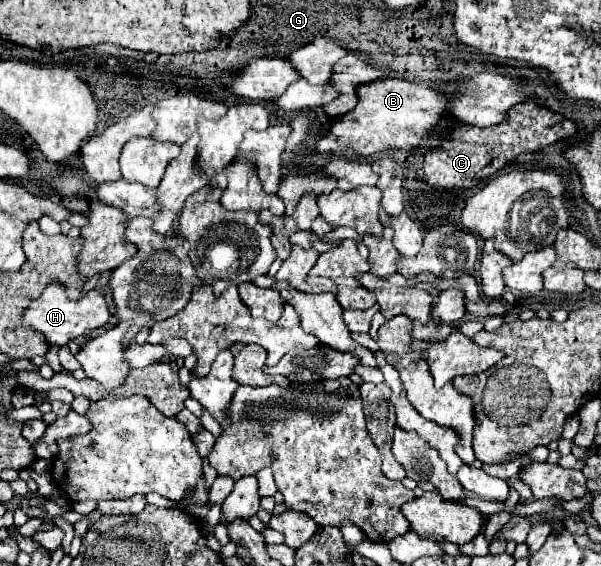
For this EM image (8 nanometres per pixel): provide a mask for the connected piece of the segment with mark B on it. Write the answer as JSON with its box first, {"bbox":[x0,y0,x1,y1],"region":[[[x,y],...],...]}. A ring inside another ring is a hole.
{"bbox":[315,79,447,157],"region":[[[377,79],[357,89],[359,103],[333,125],[315,143],[315,153],[345,153],[345,147],[367,157],[385,149],[415,149],[429,137],[433,125],[445,117],[447,99],[435,89],[401,79]]]}

